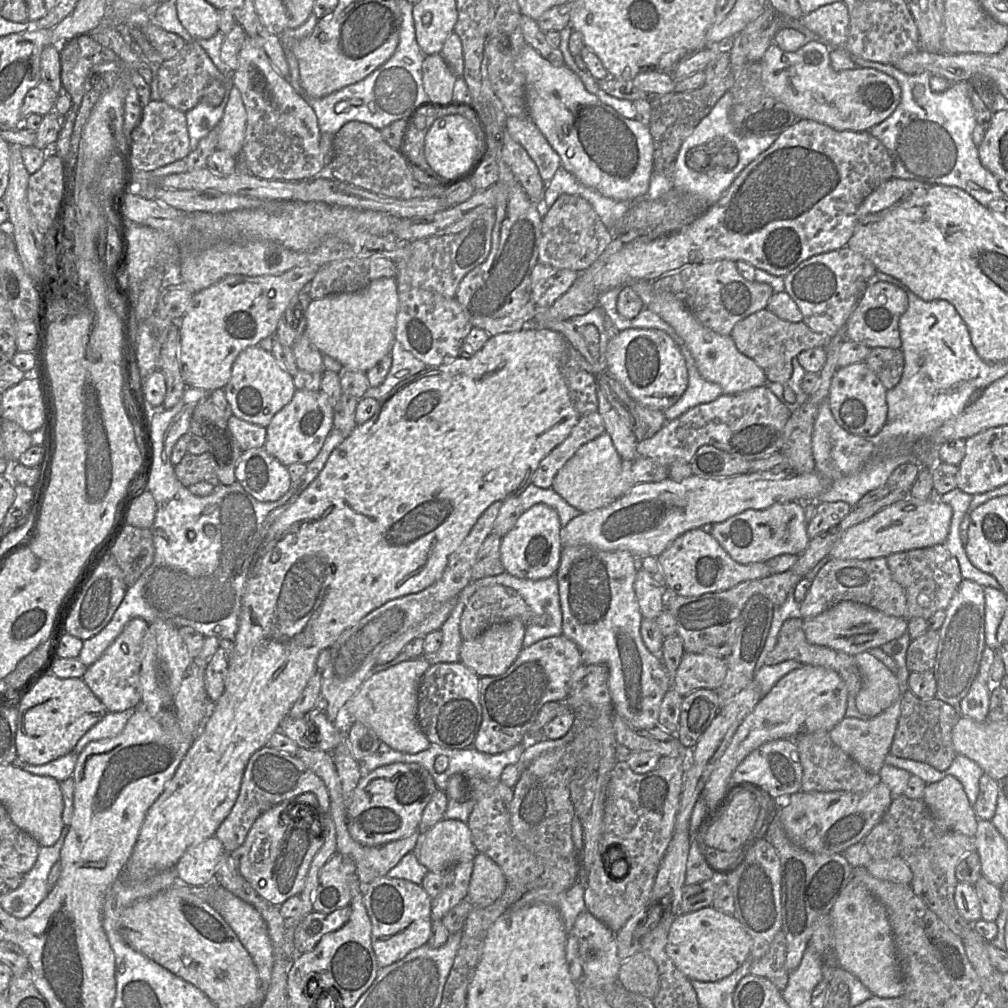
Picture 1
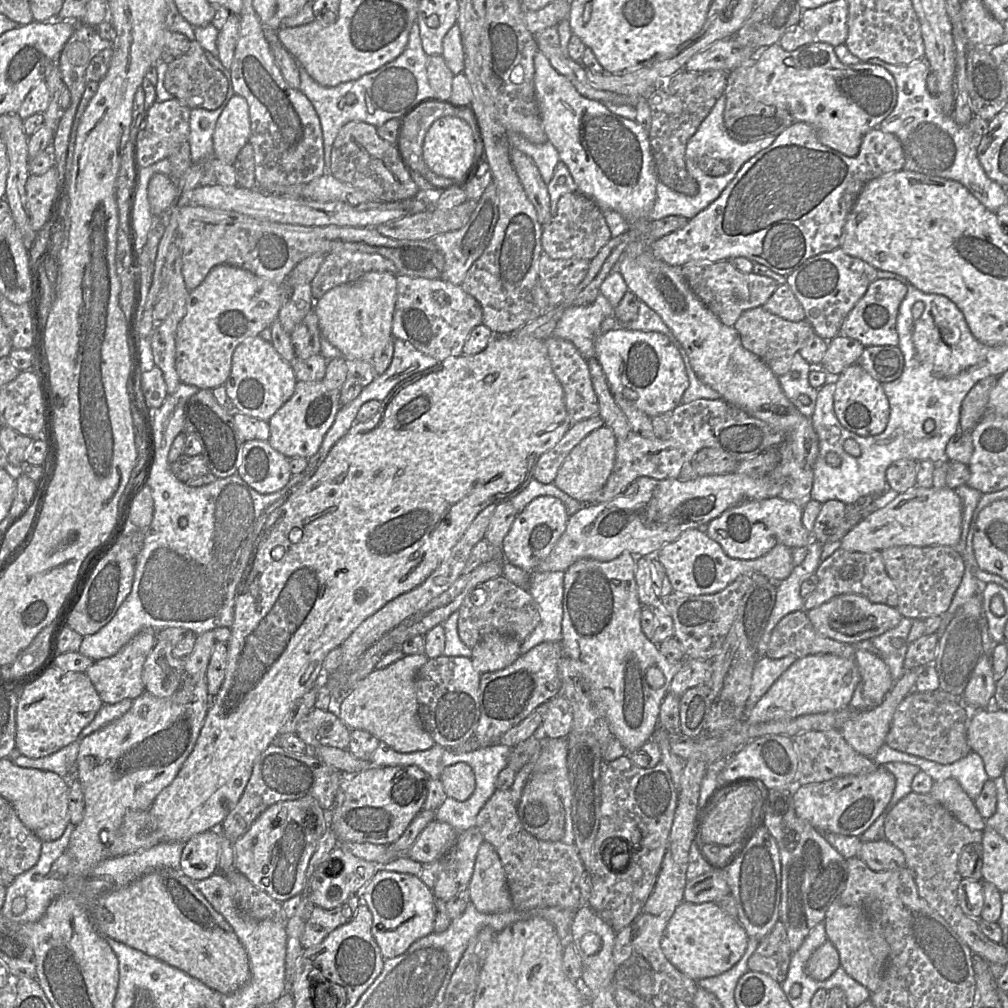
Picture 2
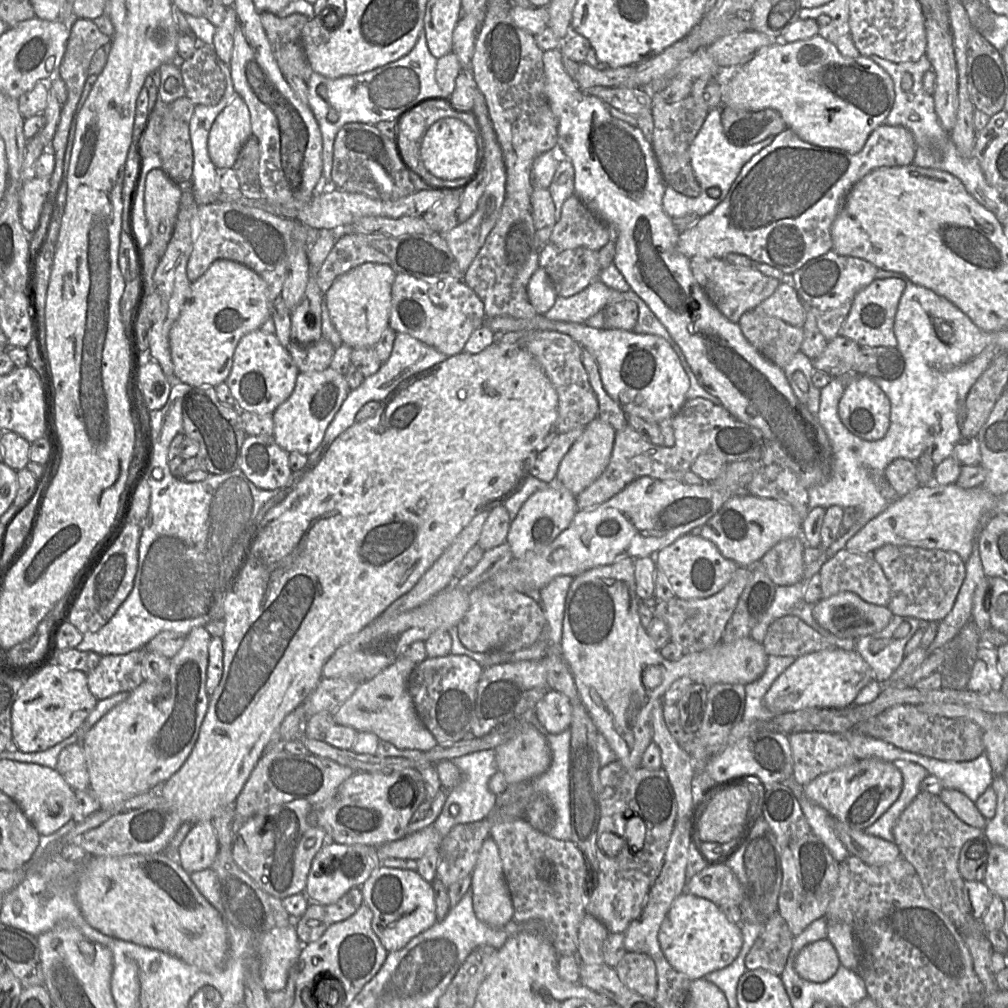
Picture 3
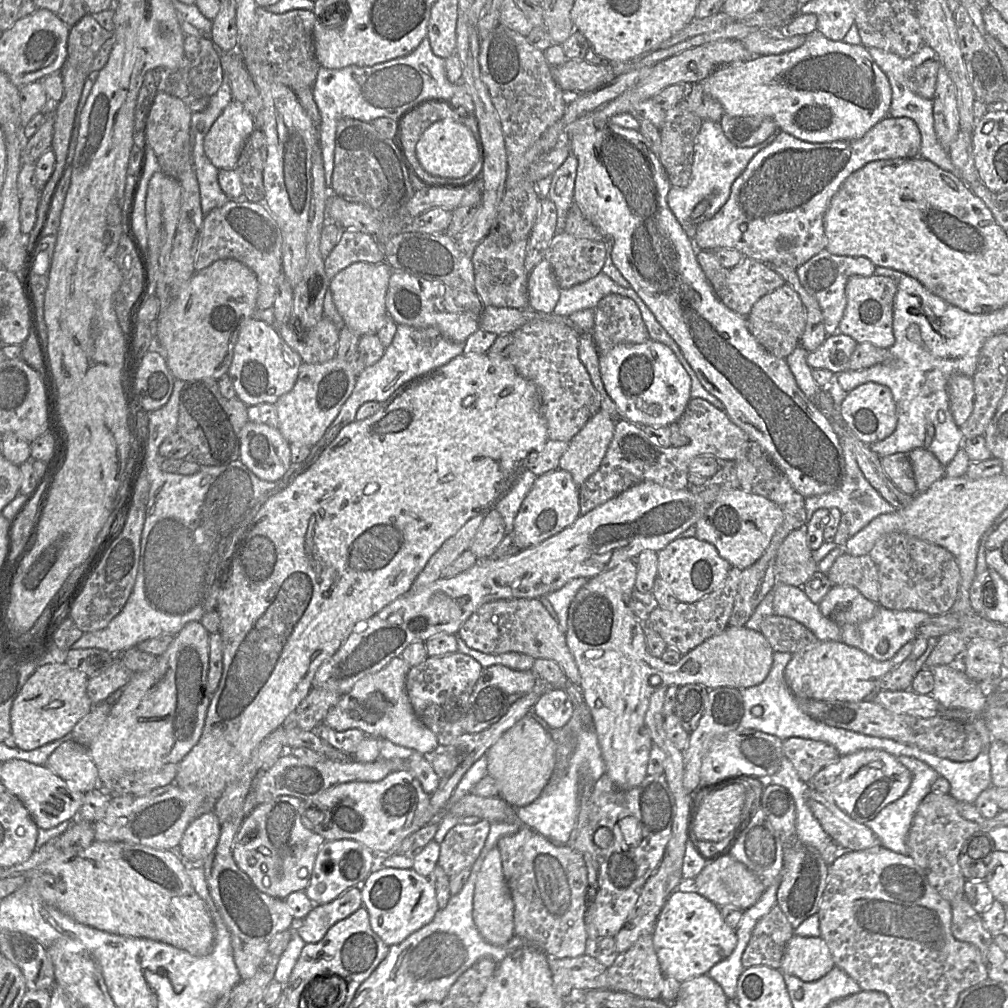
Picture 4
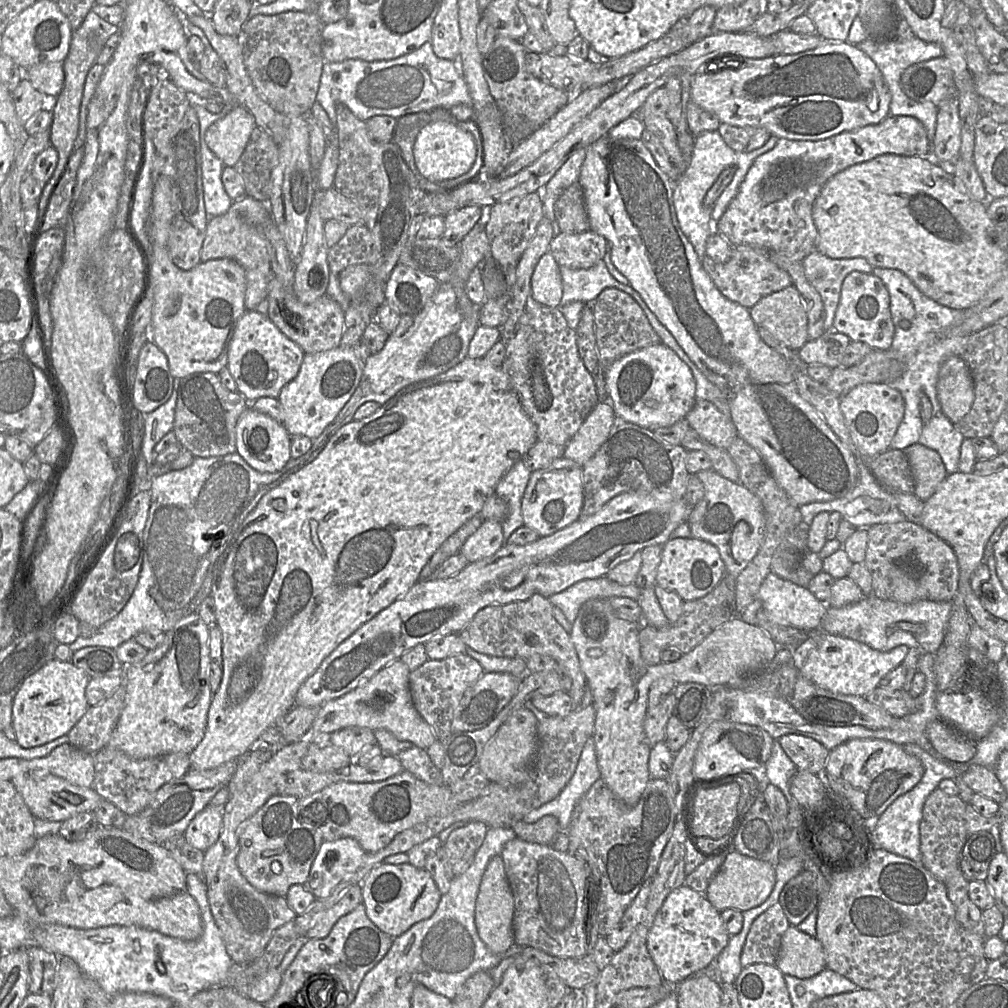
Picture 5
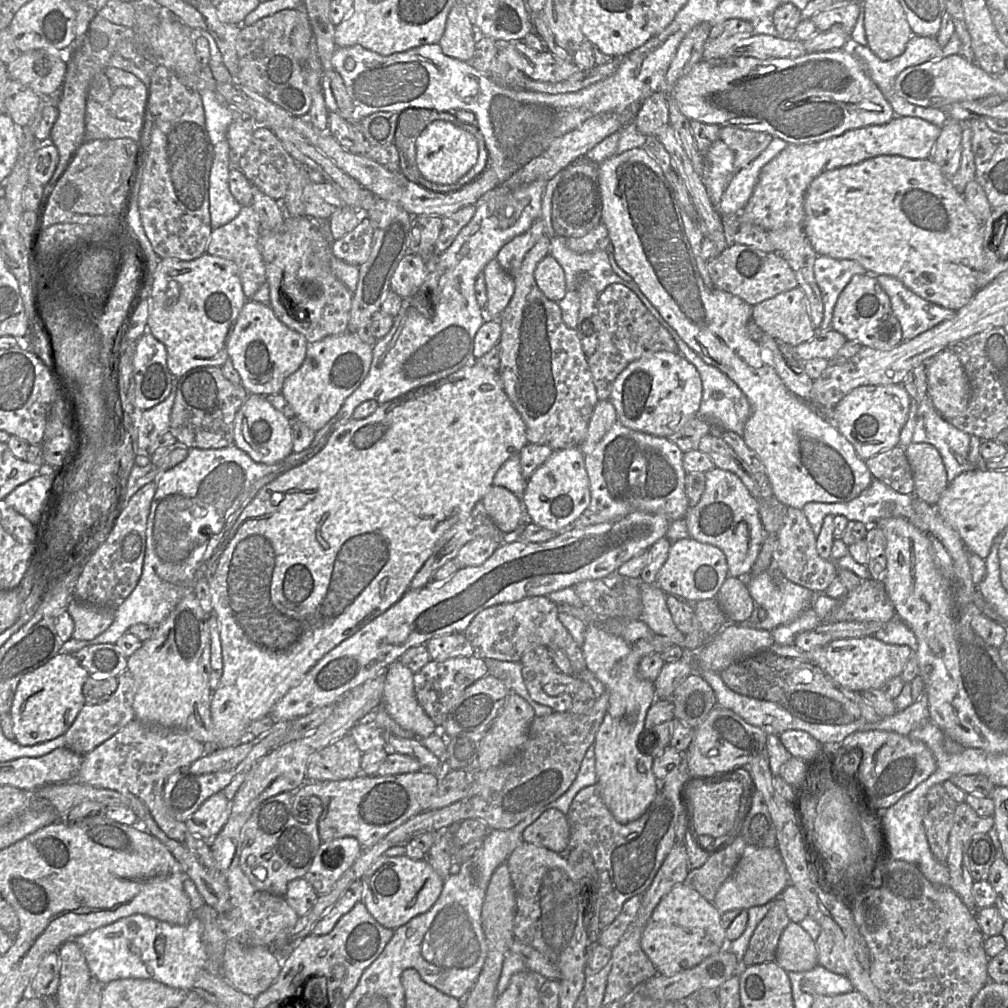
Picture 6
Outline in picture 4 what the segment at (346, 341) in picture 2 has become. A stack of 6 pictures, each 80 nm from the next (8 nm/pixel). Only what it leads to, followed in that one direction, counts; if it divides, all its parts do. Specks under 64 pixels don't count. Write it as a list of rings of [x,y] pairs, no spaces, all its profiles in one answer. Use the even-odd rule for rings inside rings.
[[[356,262],[341,270],[330,280],[329,290],[345,326],[359,336],[376,334],[387,316],[386,294],[393,270],[386,262]]]

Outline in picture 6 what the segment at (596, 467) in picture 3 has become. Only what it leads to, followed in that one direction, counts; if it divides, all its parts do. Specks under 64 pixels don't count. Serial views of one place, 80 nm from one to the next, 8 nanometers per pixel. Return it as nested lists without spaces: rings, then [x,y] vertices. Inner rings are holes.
[[[599,400],[589,421],[585,440],[579,448],[589,454],[618,420],[617,412],[610,400]]]

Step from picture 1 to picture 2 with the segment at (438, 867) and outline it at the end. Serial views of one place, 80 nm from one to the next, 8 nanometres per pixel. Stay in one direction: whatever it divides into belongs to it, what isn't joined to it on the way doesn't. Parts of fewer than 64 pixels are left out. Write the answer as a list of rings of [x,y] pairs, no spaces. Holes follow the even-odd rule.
[[[434,819],[422,830],[405,856],[421,864],[441,860],[455,845],[458,835],[459,832],[448,823]]]

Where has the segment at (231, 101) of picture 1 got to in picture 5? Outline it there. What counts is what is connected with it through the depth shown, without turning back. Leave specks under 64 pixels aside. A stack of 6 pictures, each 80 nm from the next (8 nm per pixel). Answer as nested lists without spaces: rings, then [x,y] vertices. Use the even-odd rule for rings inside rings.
[[[237,104],[208,128],[205,142],[225,167],[235,167],[255,127],[252,114]]]

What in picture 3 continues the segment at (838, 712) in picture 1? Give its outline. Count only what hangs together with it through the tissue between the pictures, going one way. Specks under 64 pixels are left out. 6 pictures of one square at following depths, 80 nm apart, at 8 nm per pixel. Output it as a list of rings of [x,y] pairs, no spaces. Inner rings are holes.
[[[831,647],[796,658],[773,682],[763,704],[776,715],[806,708],[844,708],[852,705],[861,689],[873,679],[872,669],[856,650]]]

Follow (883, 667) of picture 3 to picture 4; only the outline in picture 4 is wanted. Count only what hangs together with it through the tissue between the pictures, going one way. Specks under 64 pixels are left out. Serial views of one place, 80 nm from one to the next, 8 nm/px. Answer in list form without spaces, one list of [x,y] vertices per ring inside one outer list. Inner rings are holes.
[[[878,604],[874,616],[869,620],[840,627],[842,641],[866,652],[878,661],[886,661],[891,659],[905,644],[917,639],[917,628],[931,617],[933,616],[922,611],[890,610]]]

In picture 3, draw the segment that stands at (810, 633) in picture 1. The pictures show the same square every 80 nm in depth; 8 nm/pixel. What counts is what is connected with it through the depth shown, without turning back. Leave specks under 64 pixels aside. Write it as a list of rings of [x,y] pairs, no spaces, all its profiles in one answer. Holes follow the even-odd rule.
[[[846,591],[821,599],[813,605],[812,615],[822,628],[832,634],[840,638],[857,639],[882,631],[894,614],[887,606],[868,603],[856,593]]]

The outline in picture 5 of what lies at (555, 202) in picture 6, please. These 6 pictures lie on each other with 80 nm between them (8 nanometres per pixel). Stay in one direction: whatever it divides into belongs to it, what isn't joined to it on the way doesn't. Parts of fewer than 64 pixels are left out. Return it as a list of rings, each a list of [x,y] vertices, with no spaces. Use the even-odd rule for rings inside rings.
[[[577,182],[569,186],[555,203],[559,232],[582,233],[590,229],[584,192]]]

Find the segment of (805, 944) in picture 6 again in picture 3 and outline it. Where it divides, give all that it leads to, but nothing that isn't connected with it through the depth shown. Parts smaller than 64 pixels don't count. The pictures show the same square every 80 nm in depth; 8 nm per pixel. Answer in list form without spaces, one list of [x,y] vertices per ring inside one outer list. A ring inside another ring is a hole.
[[[822,939],[802,948],[795,959],[794,968],[804,980],[823,983],[835,975],[840,964],[832,943]]]

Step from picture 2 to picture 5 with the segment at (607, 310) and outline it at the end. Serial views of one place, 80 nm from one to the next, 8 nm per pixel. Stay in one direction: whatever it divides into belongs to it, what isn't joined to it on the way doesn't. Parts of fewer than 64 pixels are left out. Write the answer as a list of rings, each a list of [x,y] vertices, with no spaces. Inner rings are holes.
[[[603,259],[588,269],[560,267],[563,295],[560,308],[567,303],[580,301],[593,303],[606,288],[617,288],[632,296],[636,302],[644,301],[641,295],[629,285],[618,282],[608,271]]]

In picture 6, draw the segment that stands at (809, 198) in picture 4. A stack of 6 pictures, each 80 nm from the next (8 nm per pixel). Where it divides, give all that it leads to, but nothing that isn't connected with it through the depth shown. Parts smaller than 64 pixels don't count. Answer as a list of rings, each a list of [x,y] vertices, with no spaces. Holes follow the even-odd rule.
[[[894,116],[886,124],[849,130],[819,142],[788,144],[761,169],[753,192],[739,216],[765,231],[803,227],[805,194],[811,182],[821,173],[880,155],[931,159],[940,132],[940,127],[921,118]]]

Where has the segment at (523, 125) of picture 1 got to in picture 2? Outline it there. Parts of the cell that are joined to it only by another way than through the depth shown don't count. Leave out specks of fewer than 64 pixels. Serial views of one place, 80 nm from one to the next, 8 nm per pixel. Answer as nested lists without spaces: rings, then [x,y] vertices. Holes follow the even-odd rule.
[[[508,132],[510,148],[516,148],[530,157],[537,166],[543,181],[548,184],[559,161],[556,148],[548,140],[545,143],[534,144],[516,132]]]

